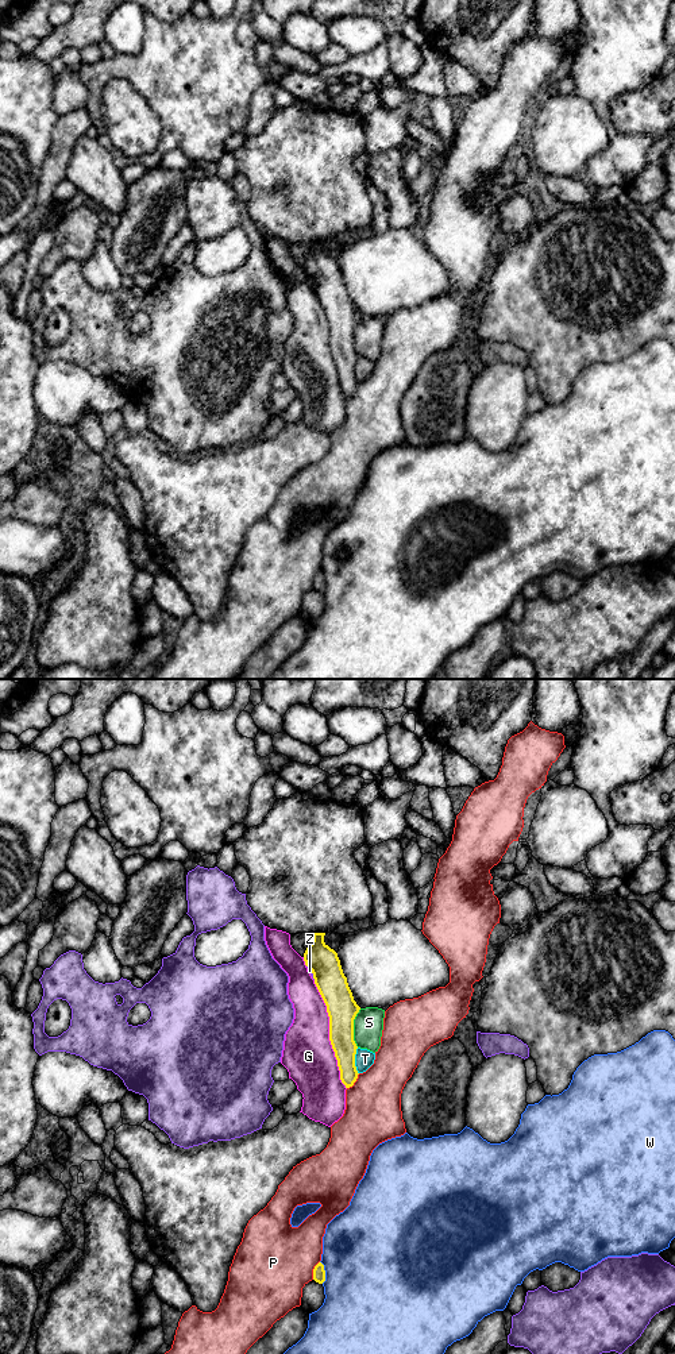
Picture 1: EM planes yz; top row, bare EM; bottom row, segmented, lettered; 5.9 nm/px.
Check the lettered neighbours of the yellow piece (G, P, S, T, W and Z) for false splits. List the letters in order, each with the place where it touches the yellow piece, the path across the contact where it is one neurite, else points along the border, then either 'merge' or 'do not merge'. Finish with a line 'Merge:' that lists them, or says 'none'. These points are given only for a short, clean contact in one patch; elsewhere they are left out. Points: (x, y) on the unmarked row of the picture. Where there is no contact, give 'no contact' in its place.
G: yz (330, 343) | do not merge
P: yz (355, 389) | do not merge
S: yz (353, 336) | do not merge
T: yz (354, 370) | do not merge
W: yz (324, 581) | do not merge
Z: yz (312, 281) | do not merge
Merge: none

